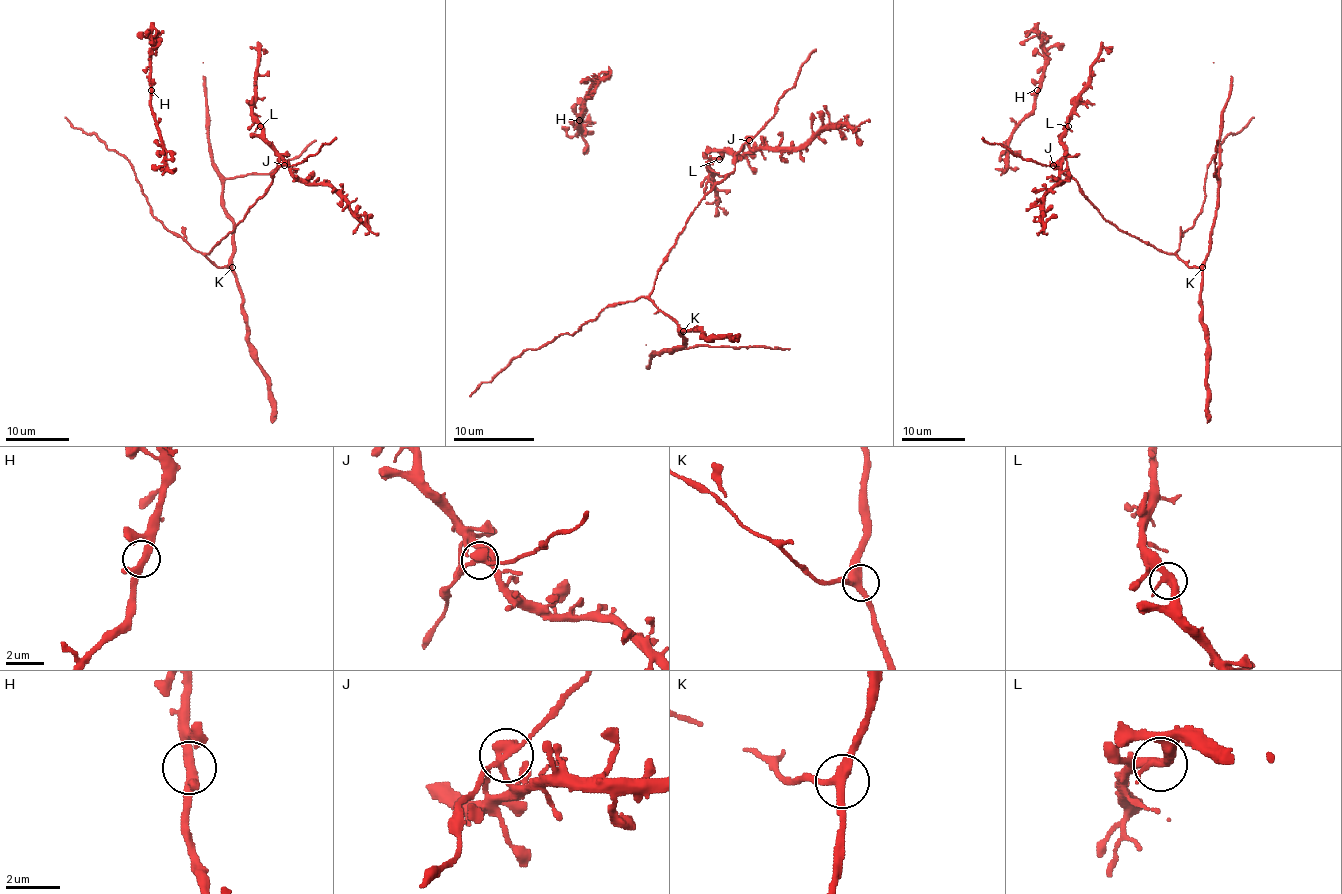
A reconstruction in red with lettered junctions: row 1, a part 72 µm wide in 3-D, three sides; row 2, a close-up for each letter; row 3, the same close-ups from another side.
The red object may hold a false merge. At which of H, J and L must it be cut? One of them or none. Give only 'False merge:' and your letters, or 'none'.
False merge: none

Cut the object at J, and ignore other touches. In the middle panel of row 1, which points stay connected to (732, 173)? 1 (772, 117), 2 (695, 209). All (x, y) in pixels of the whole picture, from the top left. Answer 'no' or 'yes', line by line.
1: yes
2: yes

